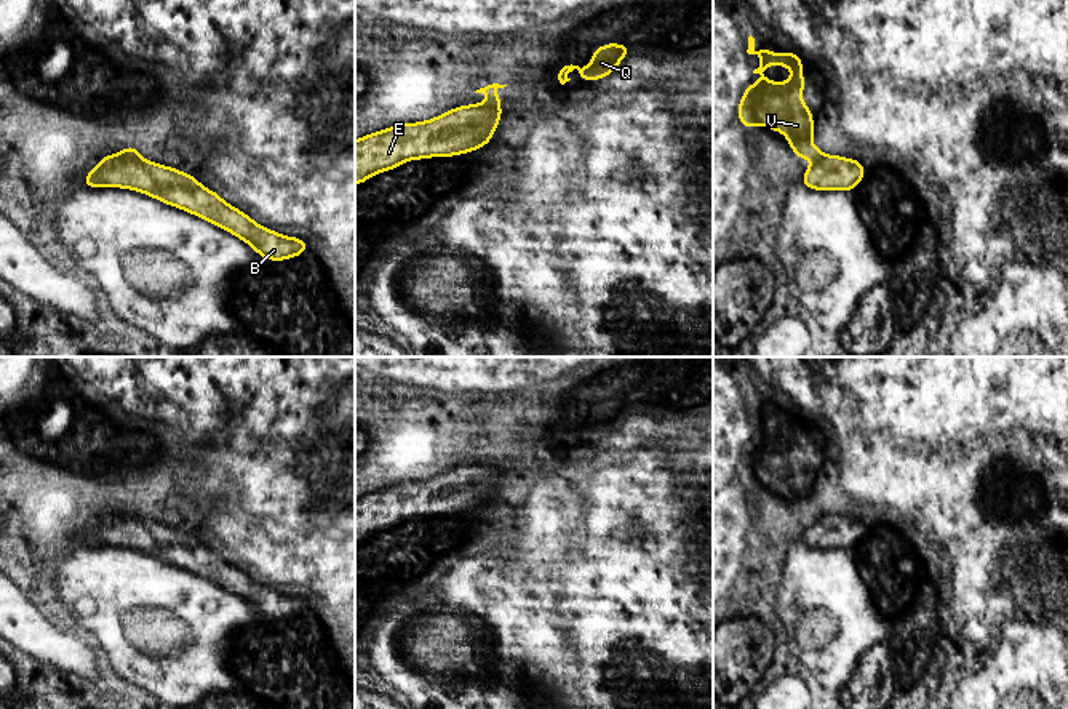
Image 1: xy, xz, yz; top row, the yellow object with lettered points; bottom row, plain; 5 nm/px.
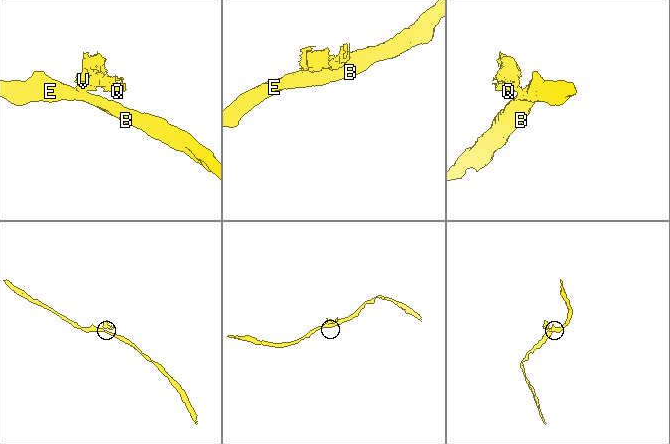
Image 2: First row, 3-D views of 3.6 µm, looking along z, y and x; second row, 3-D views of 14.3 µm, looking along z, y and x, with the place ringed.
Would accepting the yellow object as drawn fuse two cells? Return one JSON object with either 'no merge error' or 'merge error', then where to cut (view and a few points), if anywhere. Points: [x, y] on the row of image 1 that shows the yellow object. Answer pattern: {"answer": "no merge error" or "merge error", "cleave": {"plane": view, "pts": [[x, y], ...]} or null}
{"answer": "merge error", "cleave": {"plane": "xz", "pts": [[498, 103], [486, 104]]}}

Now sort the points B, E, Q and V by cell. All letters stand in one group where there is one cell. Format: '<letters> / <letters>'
B E / Q V

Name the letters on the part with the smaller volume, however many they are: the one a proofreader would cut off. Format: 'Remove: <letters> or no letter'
Remove: Q, V

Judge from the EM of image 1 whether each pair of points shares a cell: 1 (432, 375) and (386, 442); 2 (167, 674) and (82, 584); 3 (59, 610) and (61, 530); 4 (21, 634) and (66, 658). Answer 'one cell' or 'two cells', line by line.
1: two cells
2: one cell
3: one cell
4: one cell

